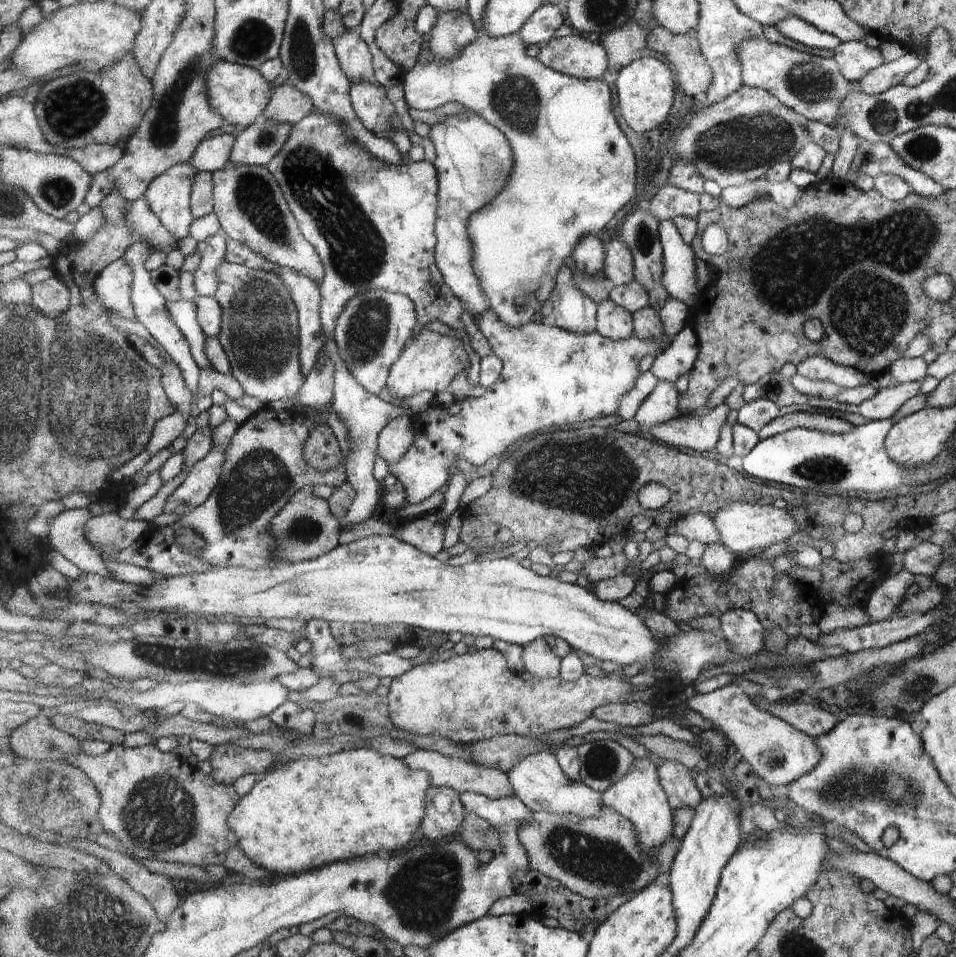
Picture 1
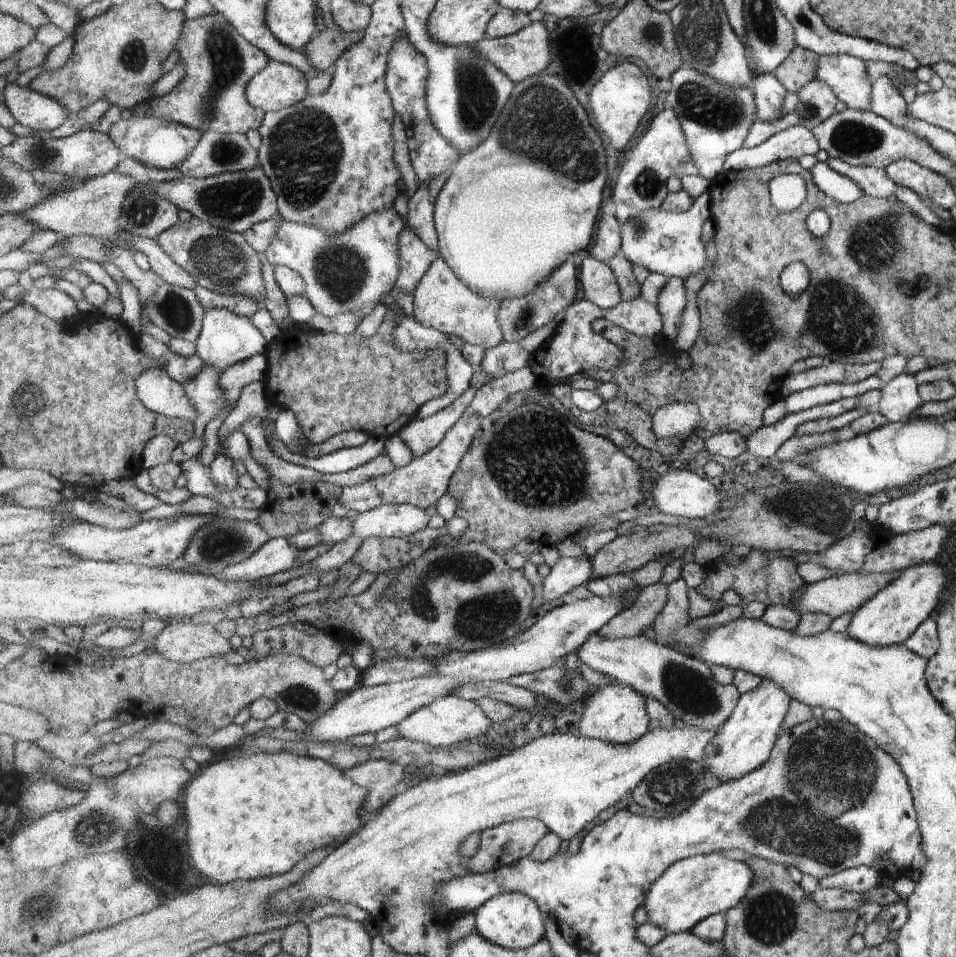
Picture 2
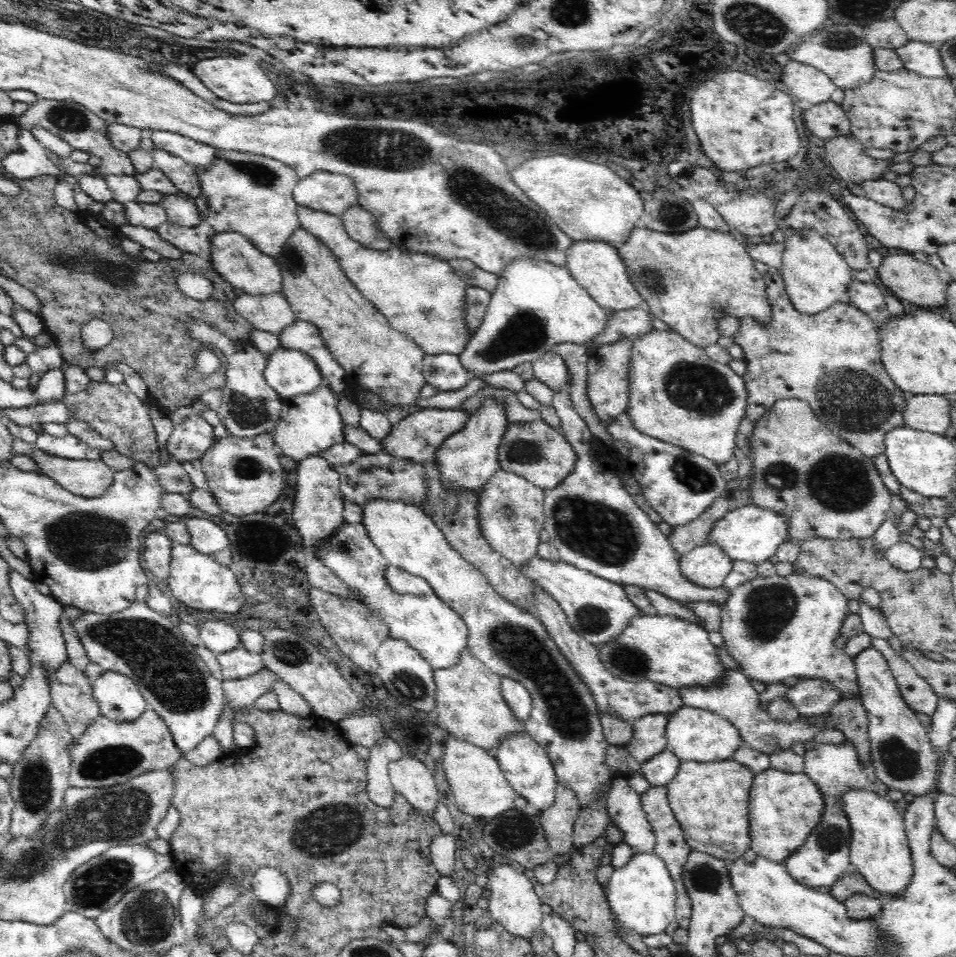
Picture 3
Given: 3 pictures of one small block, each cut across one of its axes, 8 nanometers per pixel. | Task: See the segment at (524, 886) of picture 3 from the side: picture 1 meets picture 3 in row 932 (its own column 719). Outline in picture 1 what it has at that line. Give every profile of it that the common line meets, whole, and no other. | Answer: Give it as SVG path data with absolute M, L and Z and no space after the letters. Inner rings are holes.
M727 502L726 506L719 508L711 516L711 524L717 530L722 546L735 556L739 552L747 552L753 548L768 548L799 531L795 520L785 509L777 509L772 505L759 506L759 504L747 502Z

